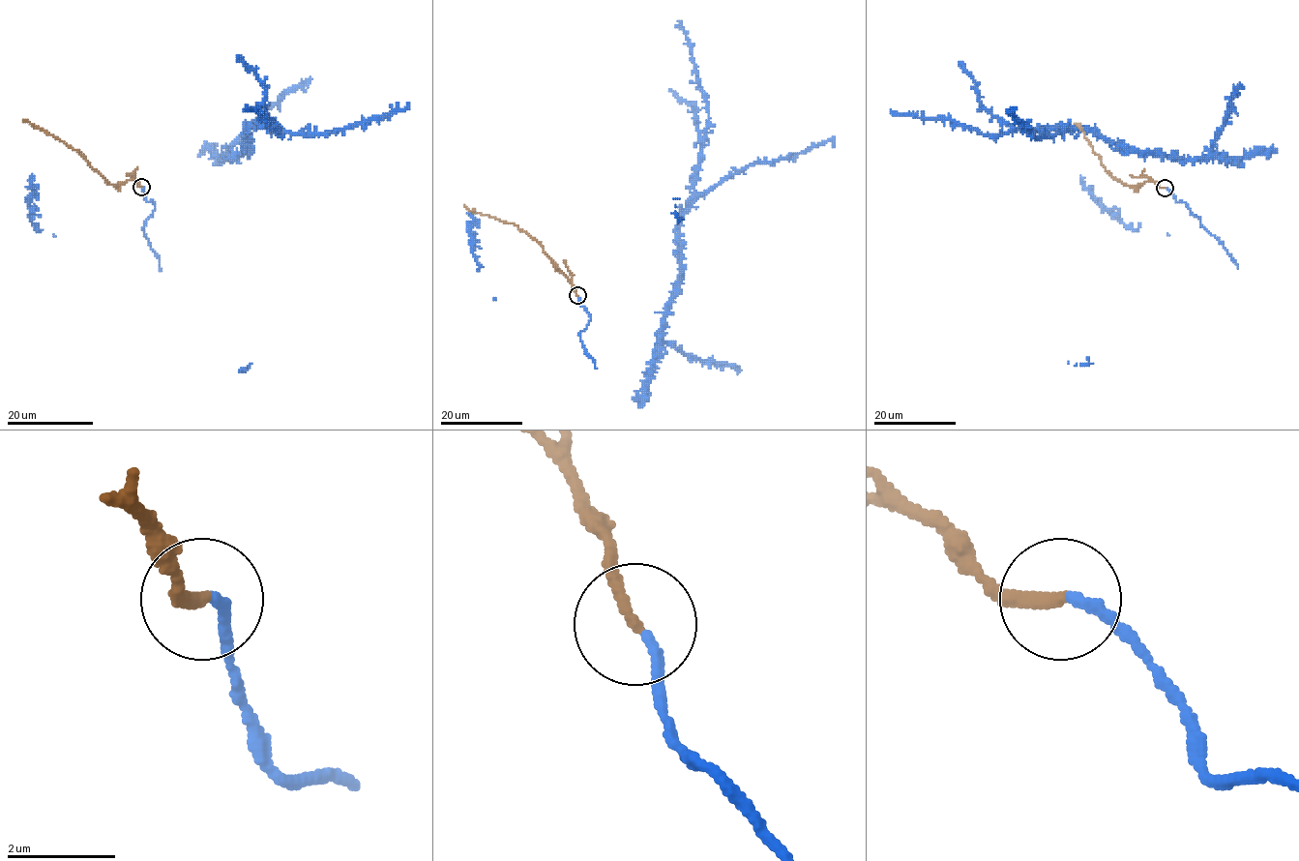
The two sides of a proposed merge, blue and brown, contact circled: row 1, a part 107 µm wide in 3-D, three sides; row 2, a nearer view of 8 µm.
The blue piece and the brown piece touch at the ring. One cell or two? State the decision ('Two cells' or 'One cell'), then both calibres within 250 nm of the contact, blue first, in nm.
One cell. Thickness 190 nm (blue) against 240 nm

